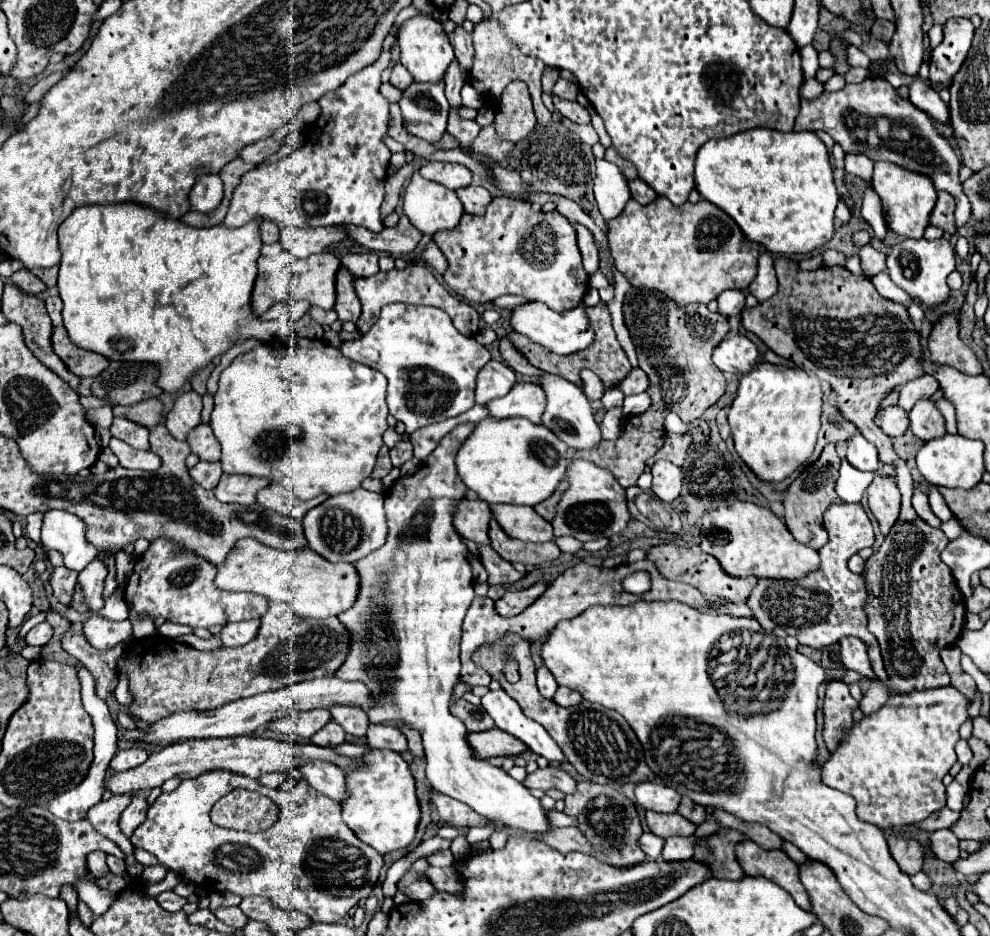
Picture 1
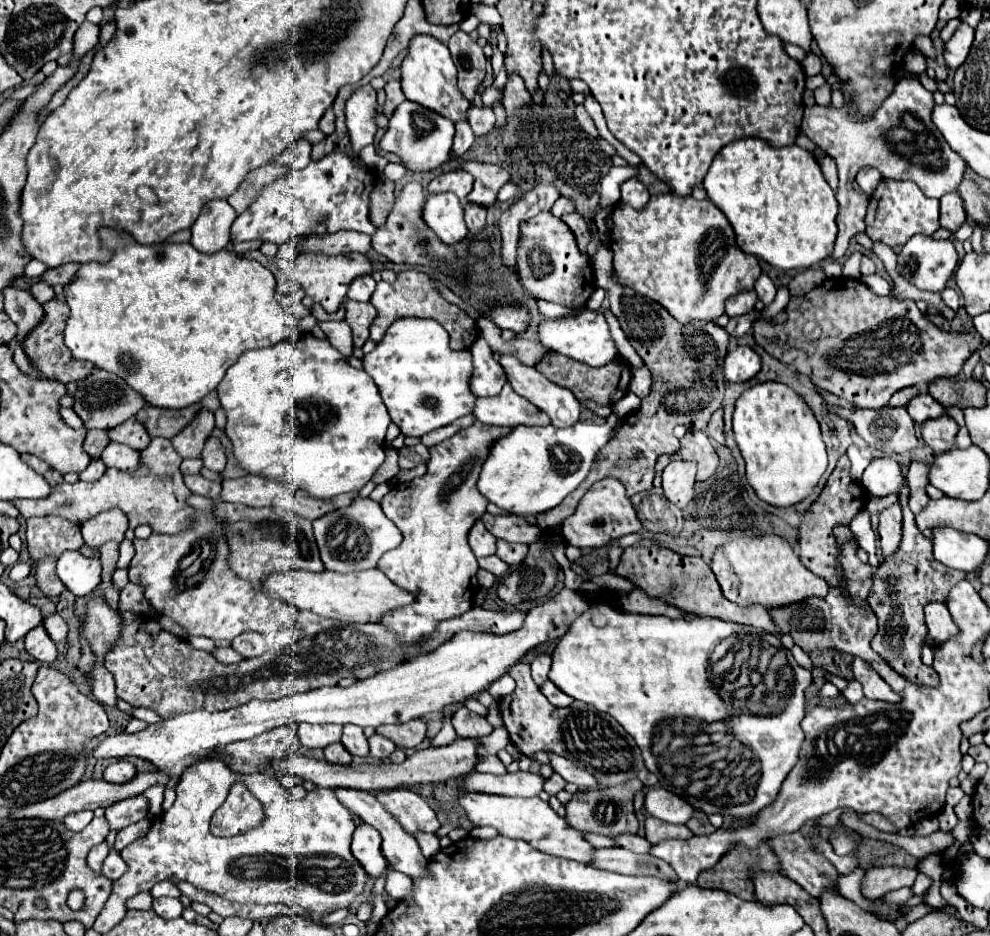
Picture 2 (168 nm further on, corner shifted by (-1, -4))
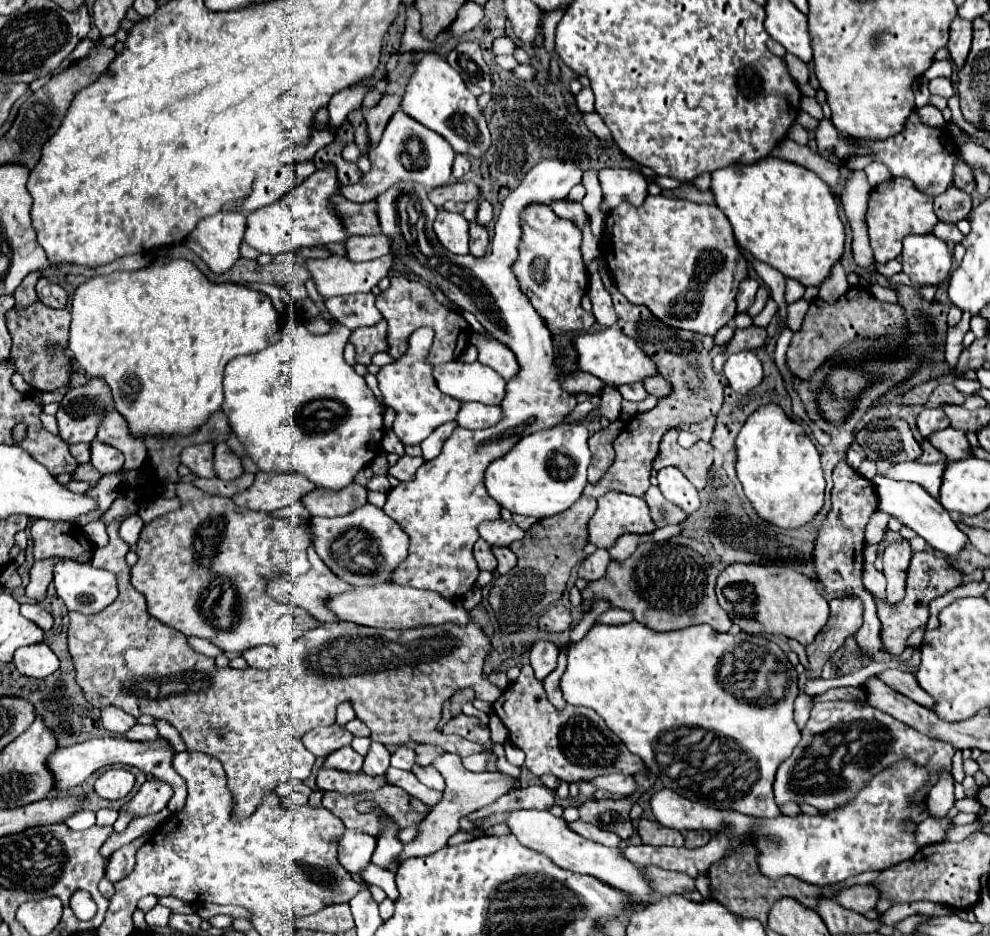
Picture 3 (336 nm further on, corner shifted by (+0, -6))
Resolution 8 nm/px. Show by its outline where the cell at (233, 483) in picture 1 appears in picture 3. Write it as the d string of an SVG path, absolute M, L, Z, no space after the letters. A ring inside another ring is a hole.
M258 473L252 489L232 497L232 501L252 511L270 513L300 501L314 489L316 485L300 473Z

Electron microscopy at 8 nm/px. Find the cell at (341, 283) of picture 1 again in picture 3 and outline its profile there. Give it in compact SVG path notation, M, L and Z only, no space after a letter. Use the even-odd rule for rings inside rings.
M382 319L380 325L372 325L368 329L356 329L356 333L350 335L350 341L356 345L356 359L362 365L370 365L372 357L380 351L388 351L386 343L386 321Z

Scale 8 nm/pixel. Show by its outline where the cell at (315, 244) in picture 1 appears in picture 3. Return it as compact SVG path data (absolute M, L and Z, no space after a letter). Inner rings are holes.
M360 235L360 237L350 237L346 241L348 247L348 259L352 261L372 261L382 255L390 253L392 241L384 235Z

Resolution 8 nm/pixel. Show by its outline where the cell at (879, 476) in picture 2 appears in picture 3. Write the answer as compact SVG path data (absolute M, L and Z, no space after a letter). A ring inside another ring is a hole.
M876 475L872 483L876 485L876 493L880 497L880 511L896 517L902 525L916 531L916 535L924 537L926 543L932 545L936 551L950 557L950 555L956 555L968 541L966 535L952 521L950 513L940 505L940 501L934 499L930 493L926 493L920 485L906 483L906 481L888 481L886 477L880 477L880 475Z

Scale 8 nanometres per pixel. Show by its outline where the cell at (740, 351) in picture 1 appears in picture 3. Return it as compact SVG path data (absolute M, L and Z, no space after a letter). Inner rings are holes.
M754 351L730 355L724 363L724 375L736 393L746 395L762 381L762 363Z

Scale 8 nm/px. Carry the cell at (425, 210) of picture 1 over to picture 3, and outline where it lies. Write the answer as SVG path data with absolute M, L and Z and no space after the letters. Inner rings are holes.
M438 211L434 221L434 233L448 251L456 255L468 253L468 221L462 215Z

